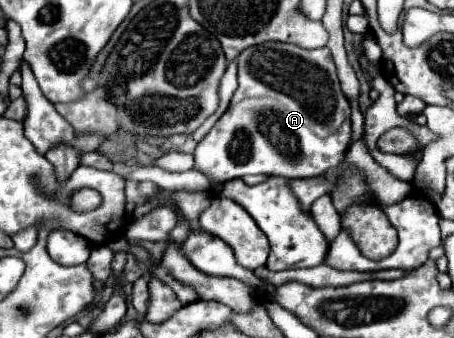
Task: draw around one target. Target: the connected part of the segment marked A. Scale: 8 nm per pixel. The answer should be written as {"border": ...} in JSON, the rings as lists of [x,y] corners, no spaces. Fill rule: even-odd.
{"border":[[[269,41],[247,47],[237,63],[239,87],[229,109],[199,141],[195,169],[223,183],[245,175],[309,179],[337,169],[337,185],[331,191],[335,209],[343,215],[351,205],[369,205],[365,173],[343,167],[351,141],[351,105],[339,87],[331,51]]]}

